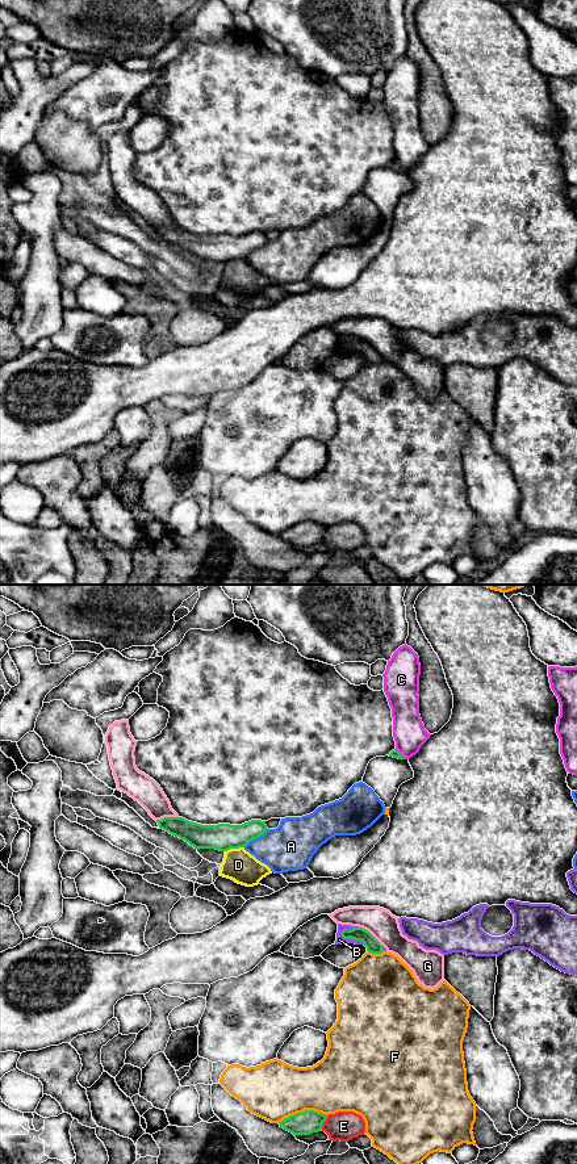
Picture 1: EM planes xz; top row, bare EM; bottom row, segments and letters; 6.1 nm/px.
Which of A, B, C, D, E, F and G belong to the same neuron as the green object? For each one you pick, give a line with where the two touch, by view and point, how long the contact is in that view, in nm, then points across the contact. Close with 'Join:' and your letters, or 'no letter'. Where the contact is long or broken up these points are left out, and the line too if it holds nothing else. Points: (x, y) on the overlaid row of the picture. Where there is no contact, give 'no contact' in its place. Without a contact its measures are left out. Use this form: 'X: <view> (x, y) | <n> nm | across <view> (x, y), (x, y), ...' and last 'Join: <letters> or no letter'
Join: no letter

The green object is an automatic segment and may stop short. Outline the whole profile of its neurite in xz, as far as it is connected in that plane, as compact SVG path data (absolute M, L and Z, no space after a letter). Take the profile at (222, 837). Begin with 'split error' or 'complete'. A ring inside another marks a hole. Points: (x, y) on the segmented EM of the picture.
complete; M183 817L156 820L160 829L184 839L195 849L216 849L227 851L244 847L250 841L263 836L268 828L265 821L251 820L242 825L201 825Z

